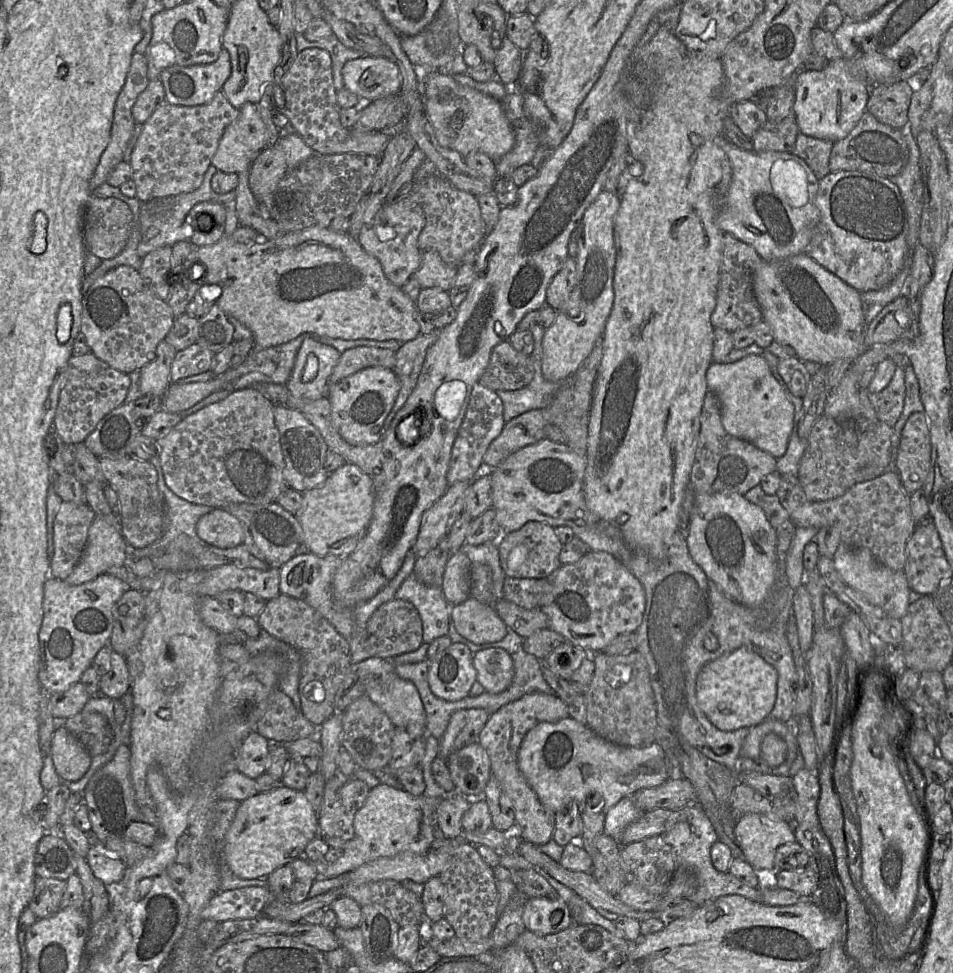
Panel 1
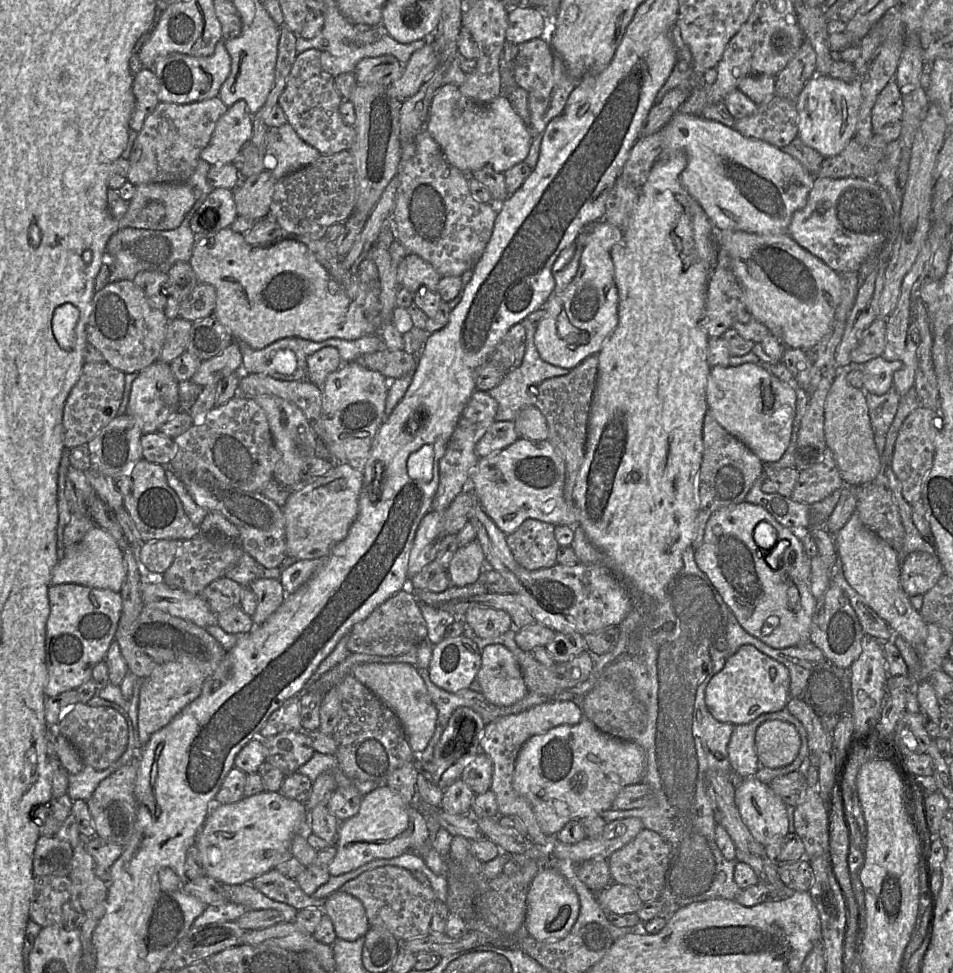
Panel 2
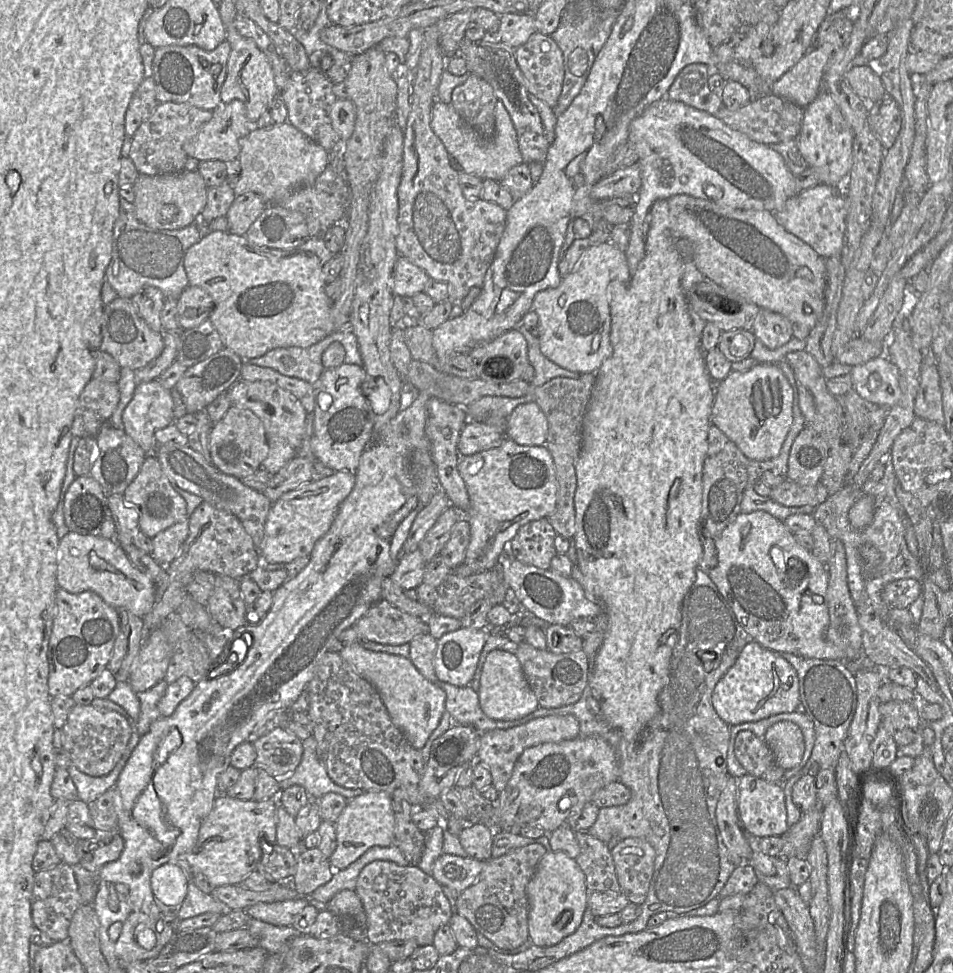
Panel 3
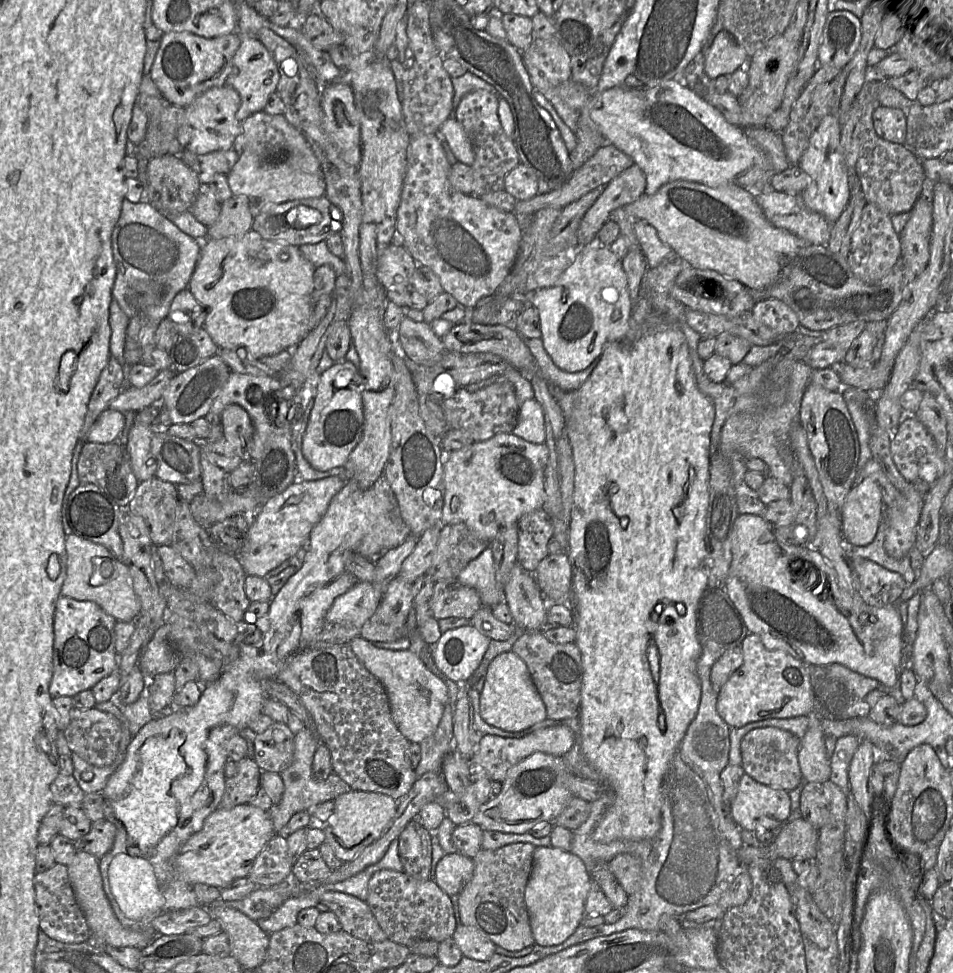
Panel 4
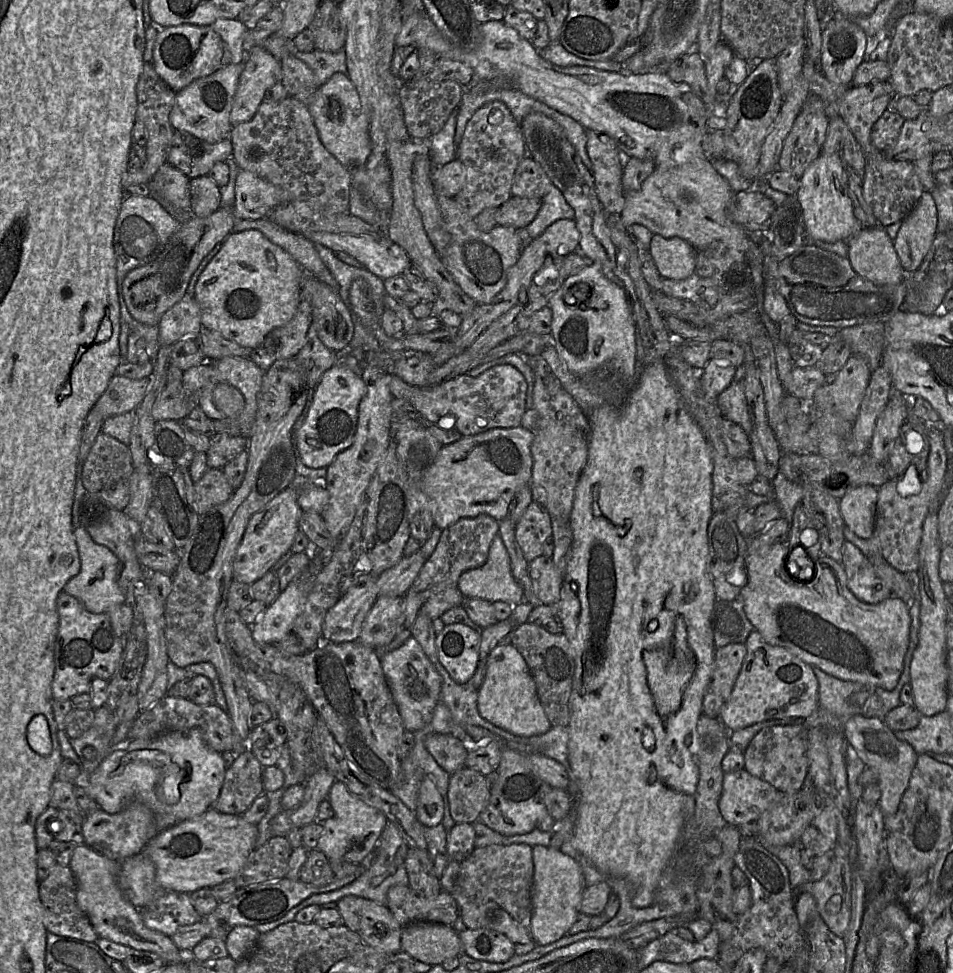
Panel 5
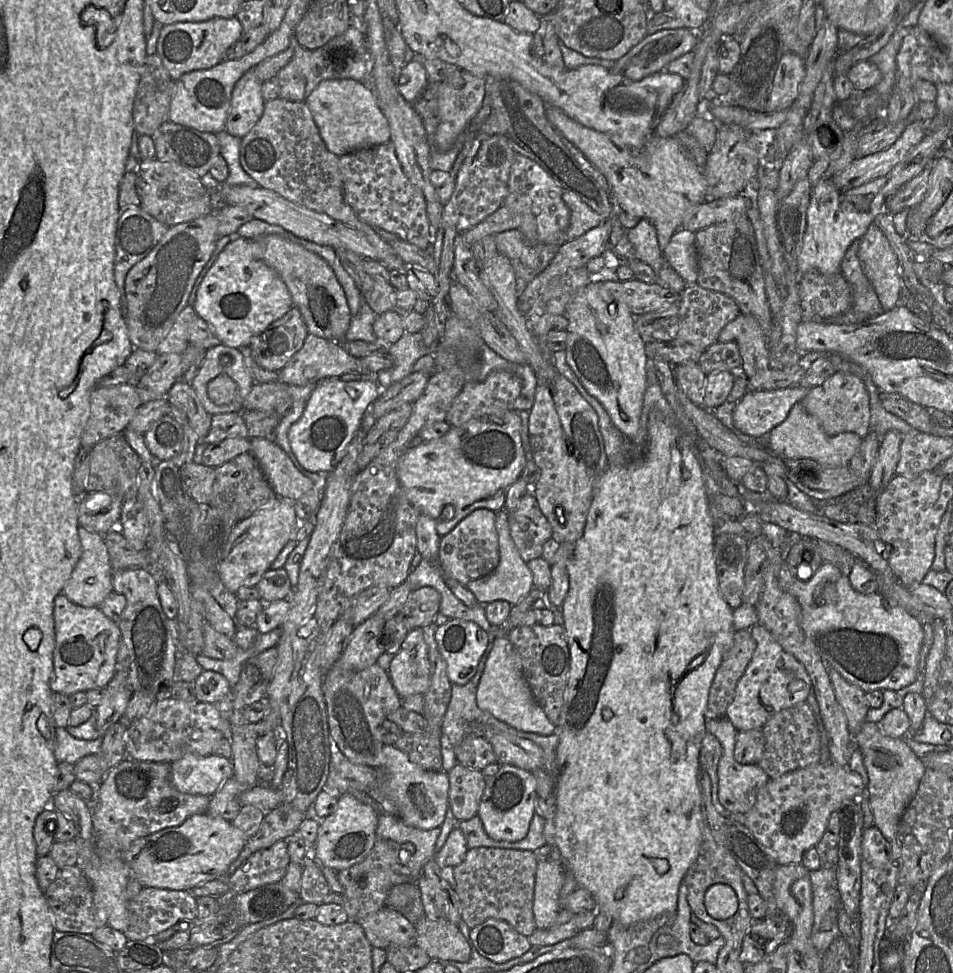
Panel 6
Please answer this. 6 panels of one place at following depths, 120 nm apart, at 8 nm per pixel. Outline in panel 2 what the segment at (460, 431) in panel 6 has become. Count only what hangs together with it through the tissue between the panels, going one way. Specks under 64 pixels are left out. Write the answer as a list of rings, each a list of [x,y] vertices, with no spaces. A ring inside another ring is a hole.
[[[519,438],[508,447],[483,458],[470,476],[470,488],[488,517],[506,536],[513,534],[527,519],[535,519],[575,530],[579,526],[578,508],[565,500],[565,465],[547,440]],[[477,540],[459,547],[447,568],[450,584],[465,587],[475,583],[485,565],[486,559]]]

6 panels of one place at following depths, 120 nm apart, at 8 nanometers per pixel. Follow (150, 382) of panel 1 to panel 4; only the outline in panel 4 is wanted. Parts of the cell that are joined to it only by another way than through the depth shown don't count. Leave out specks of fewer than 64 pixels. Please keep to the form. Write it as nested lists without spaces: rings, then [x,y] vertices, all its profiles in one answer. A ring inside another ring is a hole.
[[[156,406],[136,412],[127,436],[127,458],[139,482],[151,479],[156,474],[157,462],[152,453],[151,442],[157,428],[157,419],[159,413]]]

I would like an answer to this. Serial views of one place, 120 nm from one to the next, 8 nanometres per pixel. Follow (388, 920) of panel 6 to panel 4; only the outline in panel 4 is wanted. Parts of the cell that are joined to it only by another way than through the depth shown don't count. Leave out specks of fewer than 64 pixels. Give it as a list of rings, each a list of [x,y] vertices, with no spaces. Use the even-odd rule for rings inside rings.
[[[328,891],[322,894],[320,903],[328,906],[330,911],[336,915],[339,923],[341,924],[341,929],[352,937],[356,937],[367,943],[383,942],[388,940],[386,934],[381,929],[373,915],[369,905],[365,901],[349,894]]]

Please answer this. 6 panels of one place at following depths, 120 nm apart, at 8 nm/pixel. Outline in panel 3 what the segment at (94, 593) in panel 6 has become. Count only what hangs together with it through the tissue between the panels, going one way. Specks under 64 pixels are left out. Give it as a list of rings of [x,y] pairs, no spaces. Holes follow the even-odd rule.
[[[73,531],[59,541],[56,581],[59,588],[69,593],[92,591],[115,609],[128,610],[141,618],[151,610],[157,588],[131,563],[115,540]]]

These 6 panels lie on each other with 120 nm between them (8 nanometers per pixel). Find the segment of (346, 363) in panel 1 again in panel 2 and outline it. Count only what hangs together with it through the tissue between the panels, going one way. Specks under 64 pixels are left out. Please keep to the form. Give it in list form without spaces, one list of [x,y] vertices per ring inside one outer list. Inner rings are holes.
[[[380,349],[360,356],[355,362],[381,373],[389,381],[392,381],[414,372],[417,366],[417,357],[404,350],[390,351]]]

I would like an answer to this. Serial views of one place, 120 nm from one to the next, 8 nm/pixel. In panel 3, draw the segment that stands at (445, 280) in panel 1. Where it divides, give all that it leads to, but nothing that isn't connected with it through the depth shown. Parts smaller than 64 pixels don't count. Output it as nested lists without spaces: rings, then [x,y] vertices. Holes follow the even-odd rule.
[[[398,256],[392,274],[391,288],[394,295],[413,297],[423,292],[430,277],[404,256]]]

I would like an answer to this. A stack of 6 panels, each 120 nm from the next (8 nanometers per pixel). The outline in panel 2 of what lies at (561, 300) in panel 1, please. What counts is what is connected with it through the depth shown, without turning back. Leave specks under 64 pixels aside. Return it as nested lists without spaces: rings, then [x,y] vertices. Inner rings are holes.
[[[584,228],[579,233],[577,243],[574,242],[564,249],[554,263],[552,271],[555,287],[552,295],[561,294],[576,275],[583,247],[587,242],[589,233],[590,232]]]

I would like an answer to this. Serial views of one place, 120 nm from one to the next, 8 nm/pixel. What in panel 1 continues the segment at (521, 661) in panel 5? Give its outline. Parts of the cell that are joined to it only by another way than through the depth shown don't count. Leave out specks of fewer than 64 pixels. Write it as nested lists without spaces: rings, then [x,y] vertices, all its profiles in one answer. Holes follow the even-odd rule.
[[[486,648],[473,654],[476,680],[491,694],[505,691],[514,677],[514,665],[509,653],[502,648]]]

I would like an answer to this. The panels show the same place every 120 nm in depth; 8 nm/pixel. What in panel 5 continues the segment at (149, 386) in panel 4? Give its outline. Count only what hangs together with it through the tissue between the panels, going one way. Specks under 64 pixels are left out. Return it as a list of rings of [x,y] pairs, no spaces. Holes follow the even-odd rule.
[[[115,374],[93,407],[104,419],[133,412],[145,397],[149,382],[147,377],[129,379]]]

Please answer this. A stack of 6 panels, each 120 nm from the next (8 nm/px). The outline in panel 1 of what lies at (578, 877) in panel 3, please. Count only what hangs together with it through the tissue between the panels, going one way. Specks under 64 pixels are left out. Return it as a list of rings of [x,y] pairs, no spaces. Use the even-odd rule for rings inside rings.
[[[531,897],[525,904],[523,922],[527,930],[549,935],[570,927],[572,916],[561,898]]]

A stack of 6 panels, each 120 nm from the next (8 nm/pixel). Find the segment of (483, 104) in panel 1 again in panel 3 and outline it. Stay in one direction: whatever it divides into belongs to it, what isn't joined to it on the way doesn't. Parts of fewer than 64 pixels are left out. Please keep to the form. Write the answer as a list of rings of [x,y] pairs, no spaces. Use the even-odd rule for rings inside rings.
[[[439,100],[435,101],[432,107],[431,127],[444,144],[448,154],[458,161],[460,169],[482,180],[501,181],[513,167],[523,163],[516,129],[509,112],[500,100],[497,101],[495,107],[495,132],[489,139],[480,137],[461,118],[451,103],[444,103]]]

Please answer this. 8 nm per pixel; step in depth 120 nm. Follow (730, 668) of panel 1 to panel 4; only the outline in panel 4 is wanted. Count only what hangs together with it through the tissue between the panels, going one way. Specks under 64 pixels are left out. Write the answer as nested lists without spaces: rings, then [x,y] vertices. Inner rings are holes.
[[[750,633],[743,640],[741,649],[743,663],[721,687],[717,696],[716,709],[730,728],[740,728],[748,723],[776,718],[806,716],[813,712],[814,698],[808,665],[781,650],[767,649],[757,634]]]

